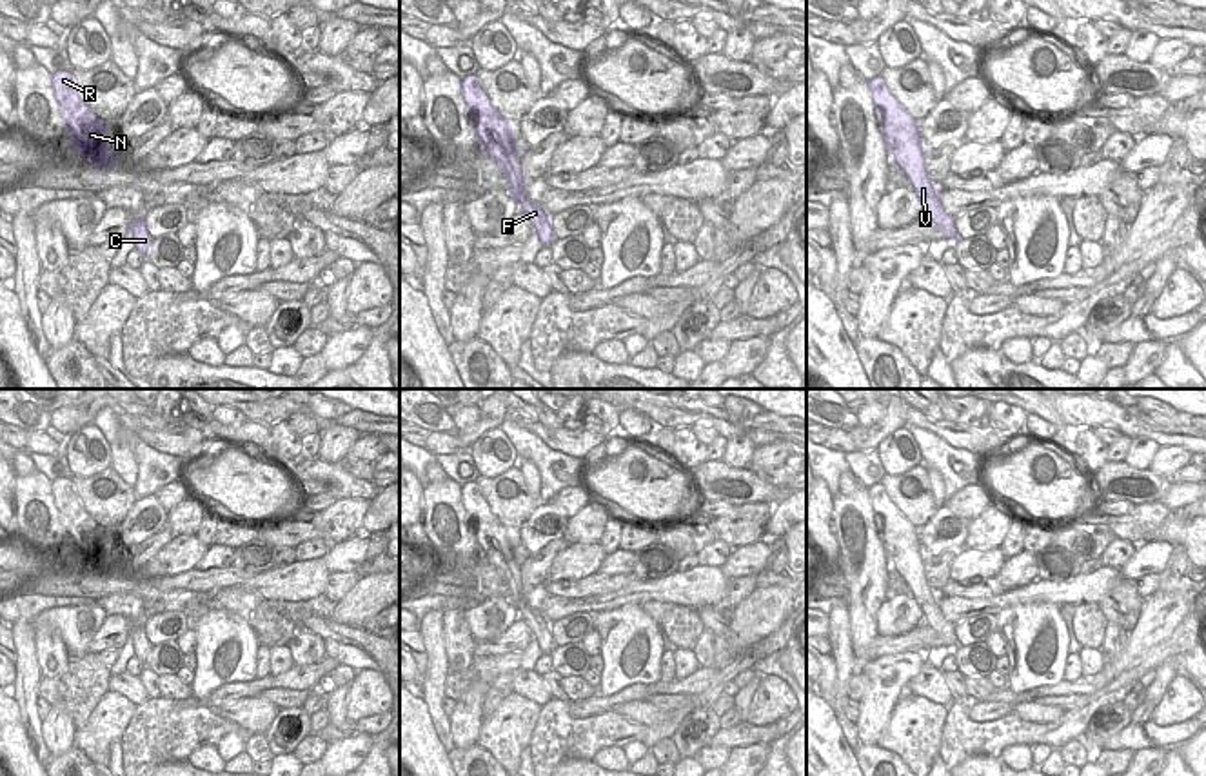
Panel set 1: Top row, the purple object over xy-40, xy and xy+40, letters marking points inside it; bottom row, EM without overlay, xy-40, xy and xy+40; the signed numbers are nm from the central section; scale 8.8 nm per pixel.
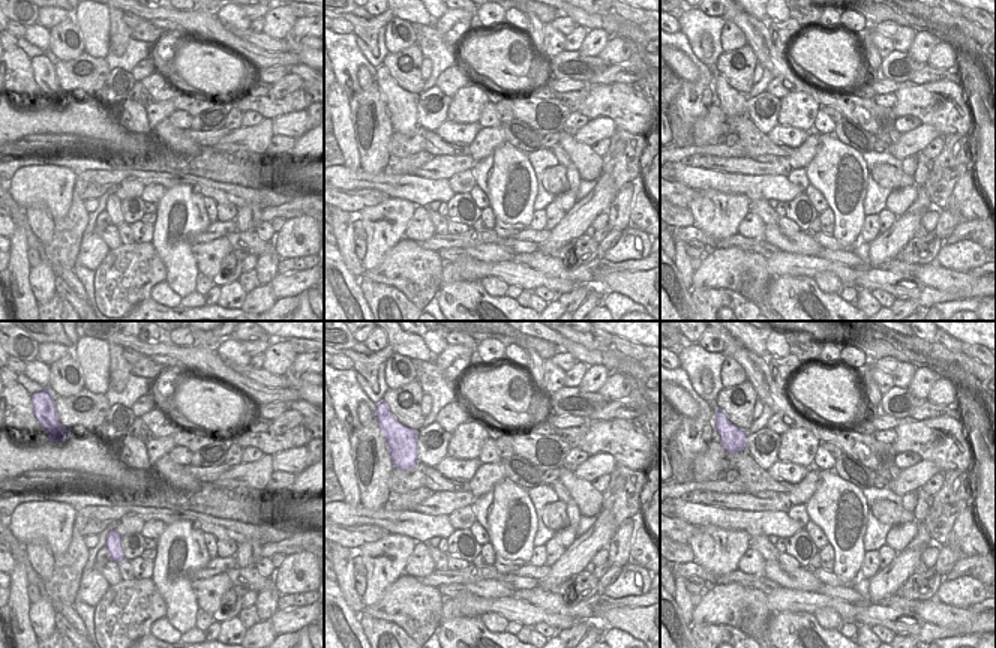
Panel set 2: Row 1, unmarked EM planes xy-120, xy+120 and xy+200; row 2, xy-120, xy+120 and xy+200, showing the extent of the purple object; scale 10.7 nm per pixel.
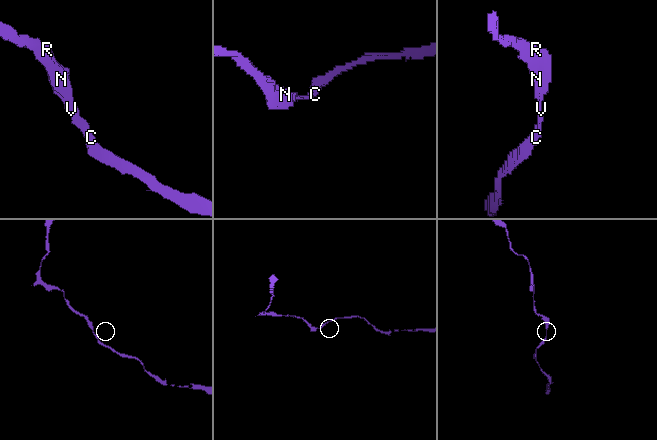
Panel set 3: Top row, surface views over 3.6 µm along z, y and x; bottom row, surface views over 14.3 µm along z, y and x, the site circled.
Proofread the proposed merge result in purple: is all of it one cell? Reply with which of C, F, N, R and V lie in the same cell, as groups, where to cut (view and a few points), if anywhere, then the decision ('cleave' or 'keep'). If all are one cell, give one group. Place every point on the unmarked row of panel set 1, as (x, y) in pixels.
C F N R V; no cut; keep

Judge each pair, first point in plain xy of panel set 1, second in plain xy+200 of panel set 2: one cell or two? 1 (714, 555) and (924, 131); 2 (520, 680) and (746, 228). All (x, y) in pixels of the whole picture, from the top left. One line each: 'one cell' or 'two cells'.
1: two cells
2: one cell

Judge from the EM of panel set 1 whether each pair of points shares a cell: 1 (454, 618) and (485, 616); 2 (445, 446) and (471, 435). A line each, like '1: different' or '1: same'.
1: different
2: different

